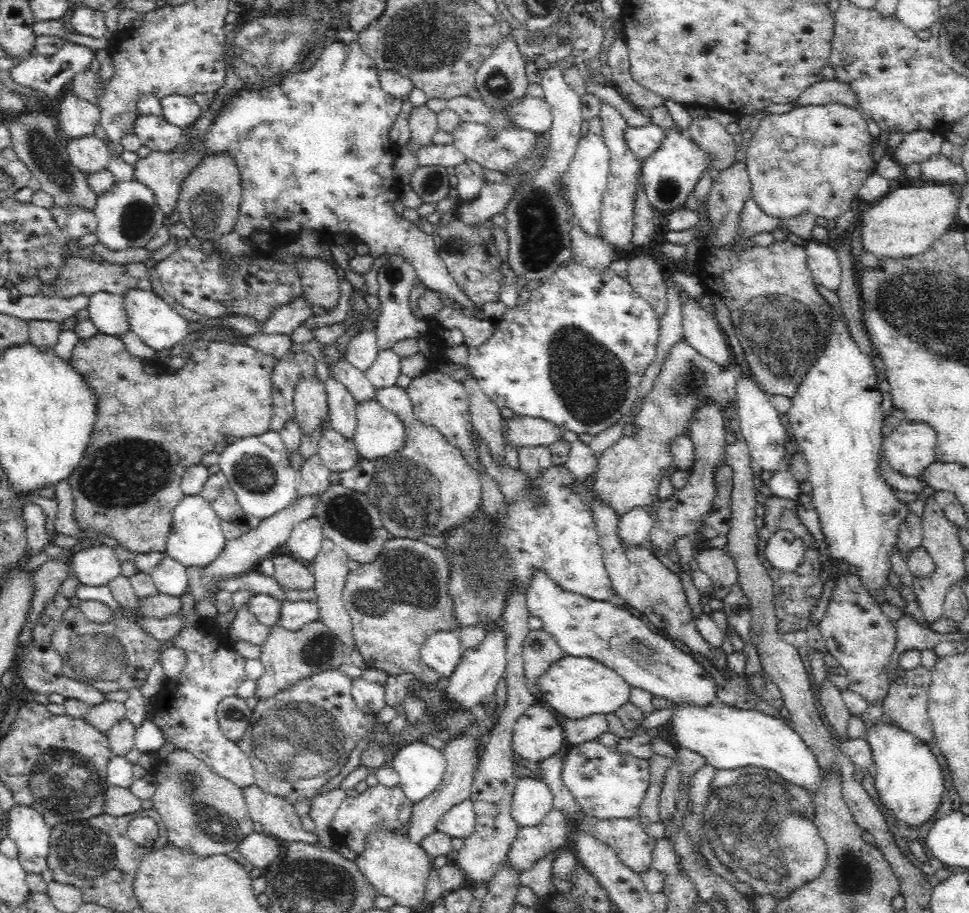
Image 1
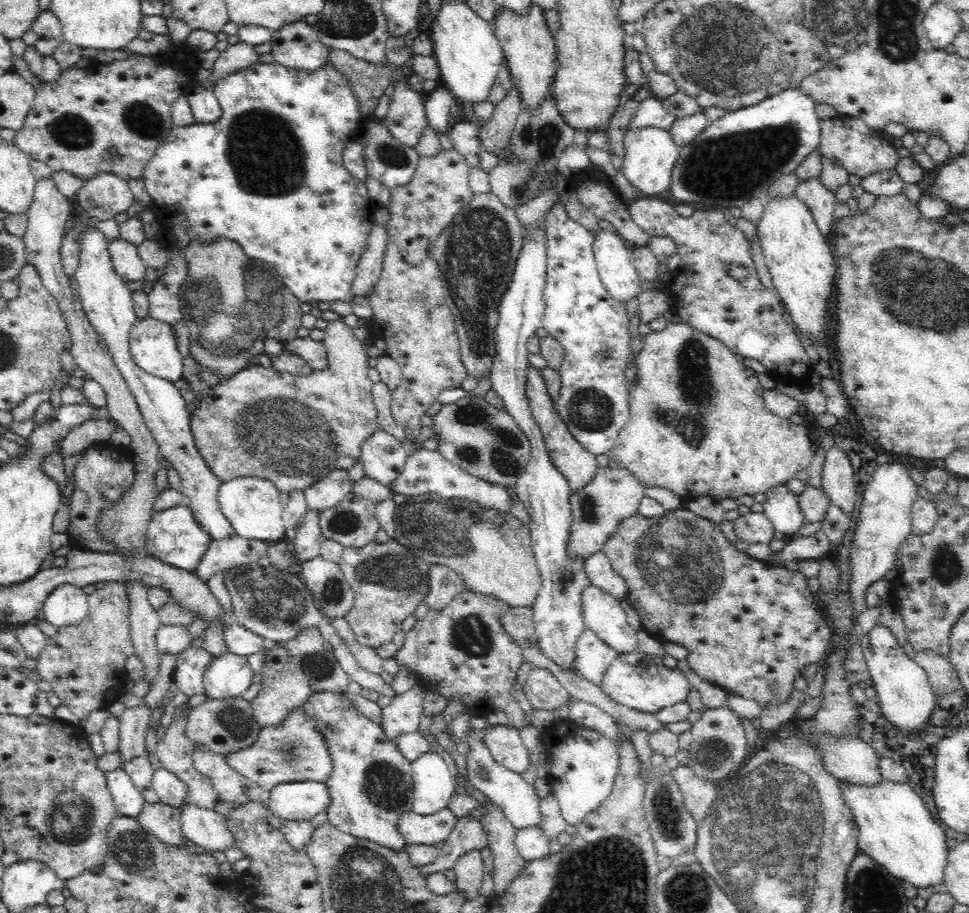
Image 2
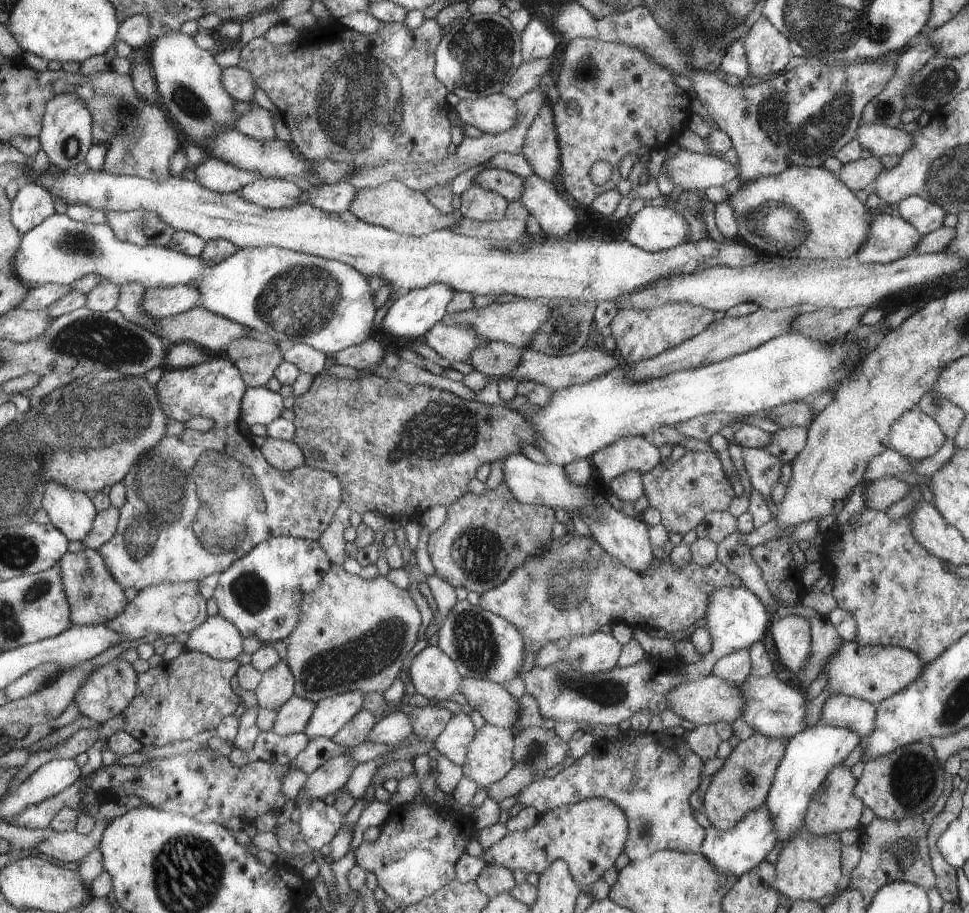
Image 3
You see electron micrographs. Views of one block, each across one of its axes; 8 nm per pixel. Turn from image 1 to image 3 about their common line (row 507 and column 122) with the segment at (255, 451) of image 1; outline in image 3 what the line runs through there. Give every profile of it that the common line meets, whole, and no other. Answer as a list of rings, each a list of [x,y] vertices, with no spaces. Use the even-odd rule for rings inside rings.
[[[55,213],[36,229],[23,235],[15,270],[18,271],[21,282],[30,287],[46,283],[72,285],[76,280],[91,273],[99,274],[120,287],[131,282],[137,282],[145,289],[177,284],[189,285],[203,295],[202,307],[205,310],[249,328],[257,337],[275,344],[291,340],[295,344],[310,346],[326,355],[367,341],[367,336],[371,334],[371,320],[375,316],[375,299],[371,298],[367,278],[343,262],[269,245],[236,249],[219,264],[205,264],[198,256],[181,254],[169,248],[153,245],[133,246],[117,238],[110,224],[85,224],[69,218],[67,213]]]

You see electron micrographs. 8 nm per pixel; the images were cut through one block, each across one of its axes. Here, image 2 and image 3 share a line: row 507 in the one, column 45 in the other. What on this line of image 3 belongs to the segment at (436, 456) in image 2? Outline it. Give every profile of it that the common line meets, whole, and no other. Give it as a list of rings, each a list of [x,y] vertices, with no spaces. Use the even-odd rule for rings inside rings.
[[[49,482],[45,489],[43,507],[57,528],[71,542],[83,542],[93,530],[98,514],[93,495],[81,490],[71,490],[59,482]]]

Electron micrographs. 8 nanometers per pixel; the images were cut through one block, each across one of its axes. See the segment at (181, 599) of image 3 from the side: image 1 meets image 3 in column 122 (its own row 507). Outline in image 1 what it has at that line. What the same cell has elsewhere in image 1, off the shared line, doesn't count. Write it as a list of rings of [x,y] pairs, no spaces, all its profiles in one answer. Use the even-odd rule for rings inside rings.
[[[685,340],[675,342],[663,358],[650,390],[642,398],[642,402],[636,410],[636,416],[632,418],[636,434],[633,436],[622,435],[617,442],[602,451],[602,456],[598,460],[598,471],[594,476],[593,490],[612,508],[616,509],[620,516],[630,512],[634,507],[652,504],[656,500],[660,480],[674,472],[675,459],[672,451],[676,438],[690,437],[693,417],[709,405],[714,405],[722,414],[726,414],[726,411],[730,410],[736,411],[738,407],[738,380],[742,378],[745,372],[737,364],[732,364],[728,370],[722,370],[718,363],[702,356],[700,351],[694,349]]]

